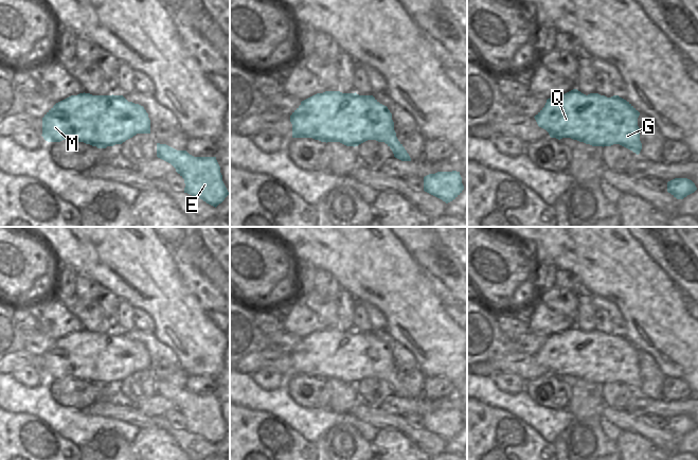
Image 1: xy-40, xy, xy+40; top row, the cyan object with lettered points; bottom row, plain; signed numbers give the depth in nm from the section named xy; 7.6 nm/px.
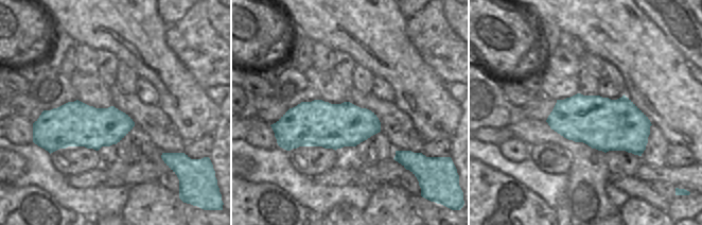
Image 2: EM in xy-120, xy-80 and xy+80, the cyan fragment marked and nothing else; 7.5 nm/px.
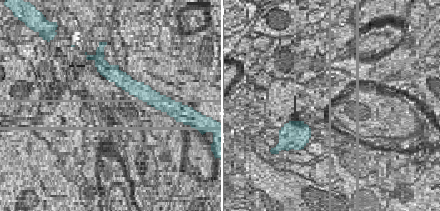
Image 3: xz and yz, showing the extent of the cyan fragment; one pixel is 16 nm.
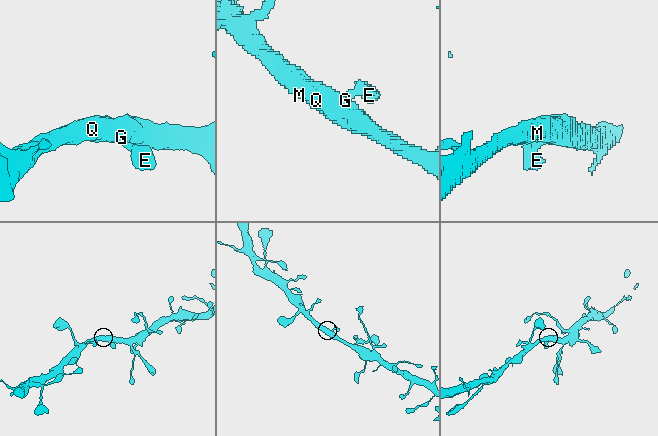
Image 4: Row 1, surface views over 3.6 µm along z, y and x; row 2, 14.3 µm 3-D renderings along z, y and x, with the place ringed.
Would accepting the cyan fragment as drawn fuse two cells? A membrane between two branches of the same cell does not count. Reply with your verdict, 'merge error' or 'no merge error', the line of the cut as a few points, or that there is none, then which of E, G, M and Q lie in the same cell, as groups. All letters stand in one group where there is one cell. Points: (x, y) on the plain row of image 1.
no merge error; cut none; groups E G M Q

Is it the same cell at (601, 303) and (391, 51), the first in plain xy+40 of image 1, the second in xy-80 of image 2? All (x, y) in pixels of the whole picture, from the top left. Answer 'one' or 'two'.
two

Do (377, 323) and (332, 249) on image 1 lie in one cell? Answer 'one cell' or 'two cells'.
two cells

